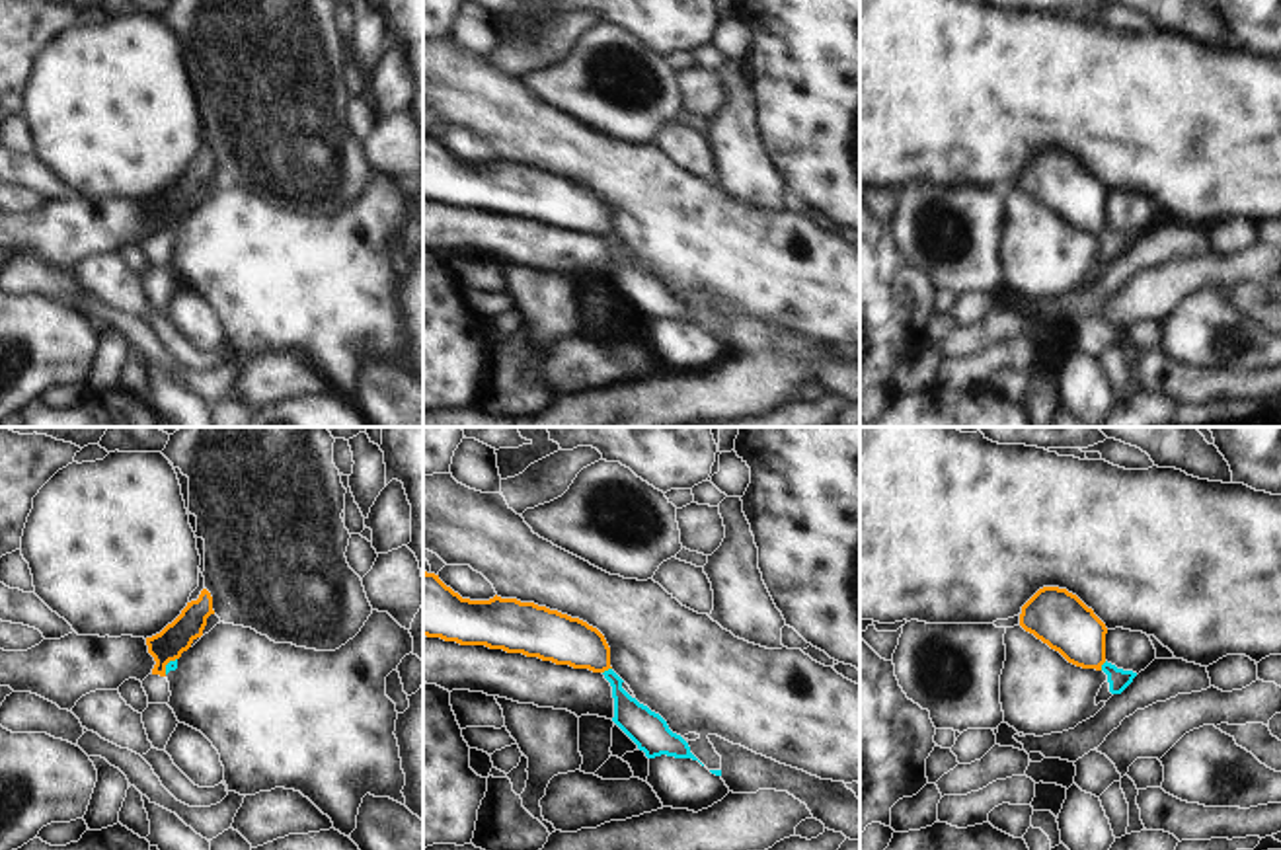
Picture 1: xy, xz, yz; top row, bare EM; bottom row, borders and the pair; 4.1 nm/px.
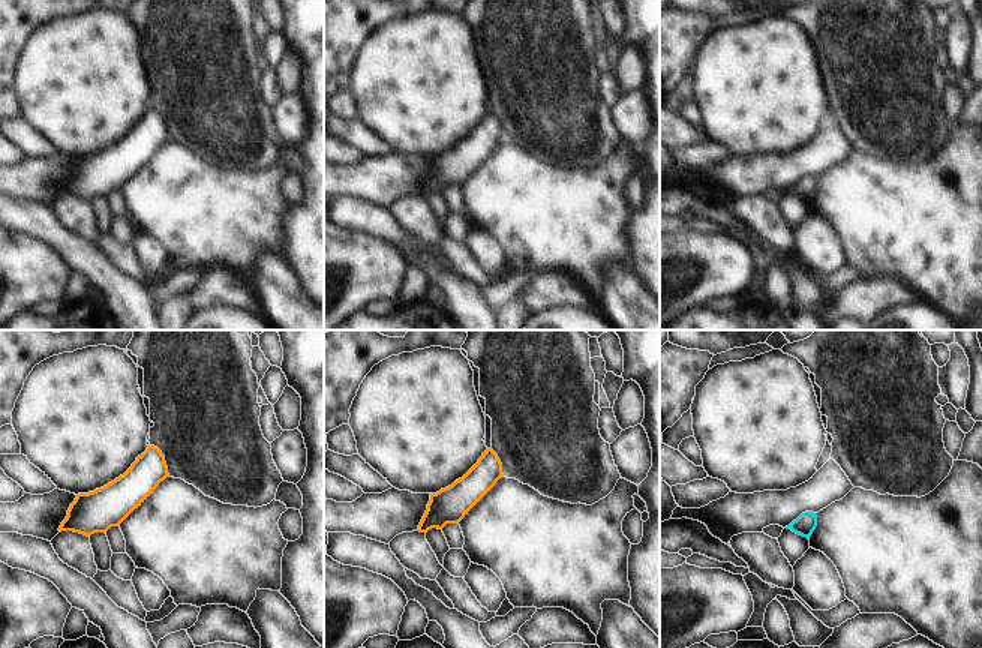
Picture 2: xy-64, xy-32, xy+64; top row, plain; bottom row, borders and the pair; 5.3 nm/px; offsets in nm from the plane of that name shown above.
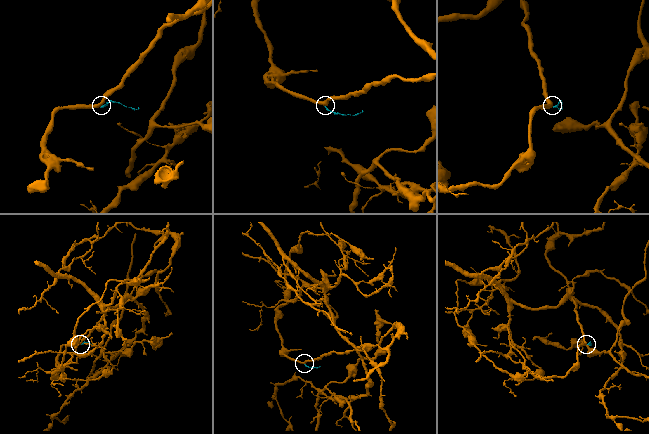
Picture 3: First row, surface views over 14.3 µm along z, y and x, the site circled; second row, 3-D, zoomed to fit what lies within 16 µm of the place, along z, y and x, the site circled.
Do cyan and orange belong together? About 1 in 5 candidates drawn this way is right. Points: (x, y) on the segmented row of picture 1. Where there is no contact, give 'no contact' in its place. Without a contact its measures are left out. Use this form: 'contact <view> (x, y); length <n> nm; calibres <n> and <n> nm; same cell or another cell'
contact xz (609, 669); length 50 nm; calibres 150 and 200 nm; another cell

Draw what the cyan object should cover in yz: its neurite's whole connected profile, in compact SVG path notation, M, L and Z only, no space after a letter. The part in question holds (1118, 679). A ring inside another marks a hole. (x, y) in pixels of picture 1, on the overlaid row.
M1107 661L1102 665L1102 671L1107 675L1107 680L1102 684L1096 696L1096 706L1100 702L1107 702L1113 694L1121 694L1137 676L1137 673L1117 669L1115 665Z

